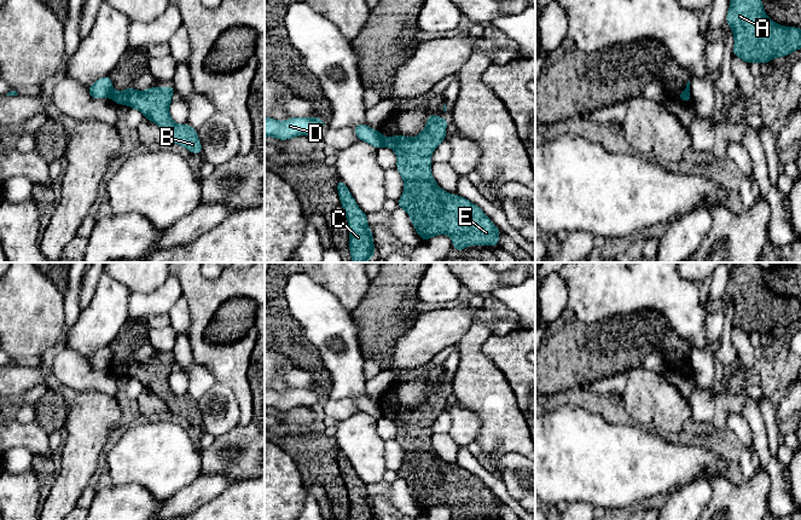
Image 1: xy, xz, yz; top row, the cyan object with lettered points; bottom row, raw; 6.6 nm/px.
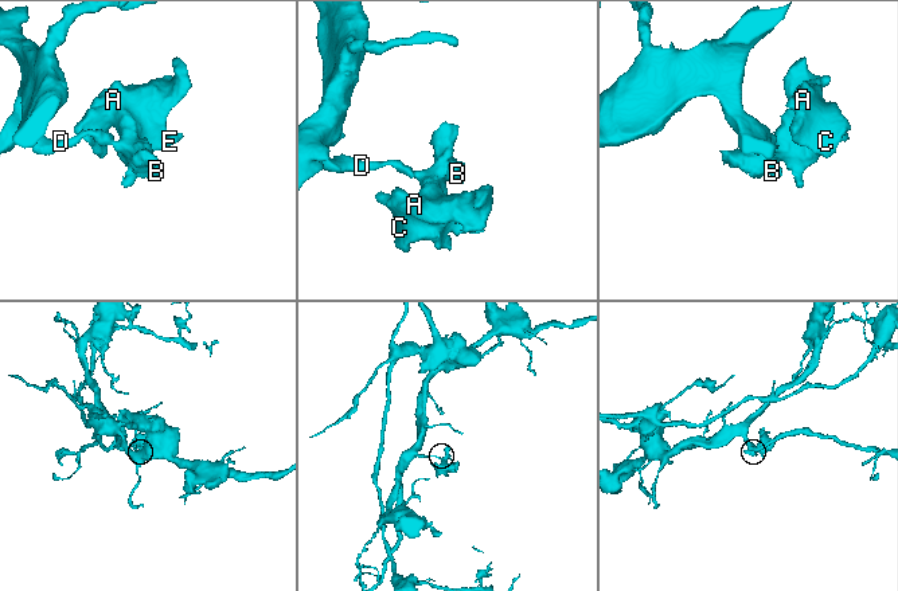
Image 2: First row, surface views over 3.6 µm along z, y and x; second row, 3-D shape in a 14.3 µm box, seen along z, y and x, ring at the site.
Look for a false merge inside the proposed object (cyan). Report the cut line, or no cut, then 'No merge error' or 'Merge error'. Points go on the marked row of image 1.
Split along xz (382, 138), (384, 145). Merge error

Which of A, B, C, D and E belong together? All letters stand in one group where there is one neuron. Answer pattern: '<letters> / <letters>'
A B C E / D

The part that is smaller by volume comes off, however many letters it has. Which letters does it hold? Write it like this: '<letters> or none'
A, B, C, E

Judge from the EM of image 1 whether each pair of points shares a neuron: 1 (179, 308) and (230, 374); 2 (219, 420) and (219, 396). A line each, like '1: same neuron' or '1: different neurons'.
1: different neurons
2: same neuron

